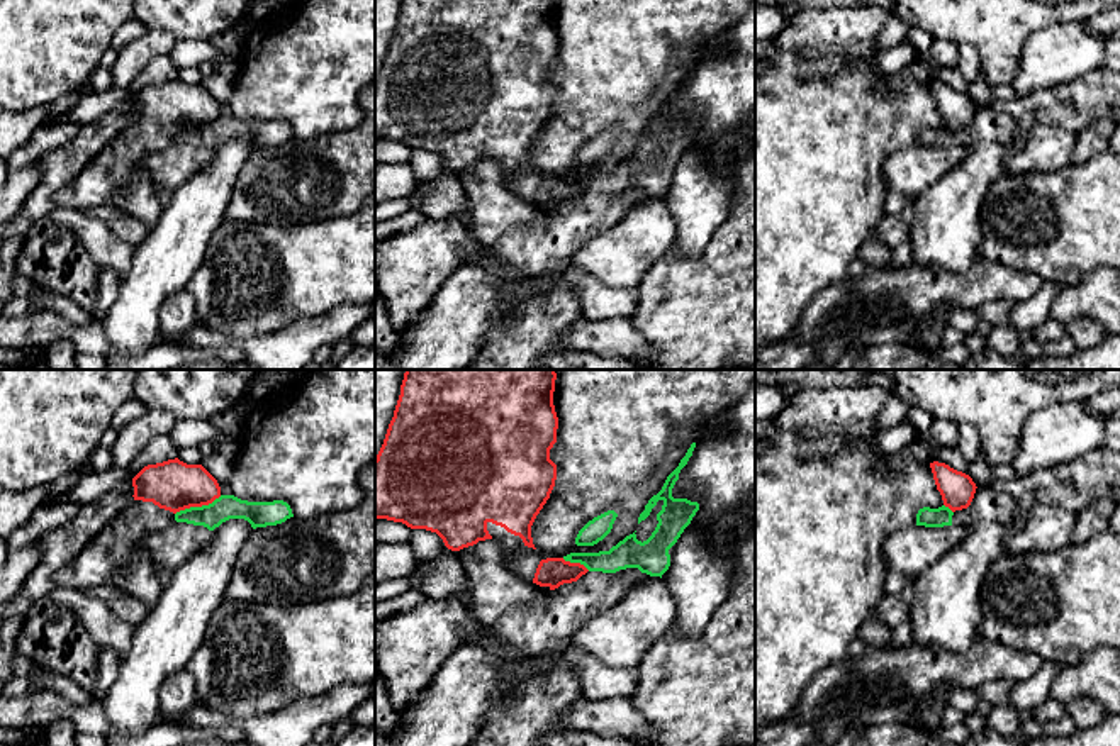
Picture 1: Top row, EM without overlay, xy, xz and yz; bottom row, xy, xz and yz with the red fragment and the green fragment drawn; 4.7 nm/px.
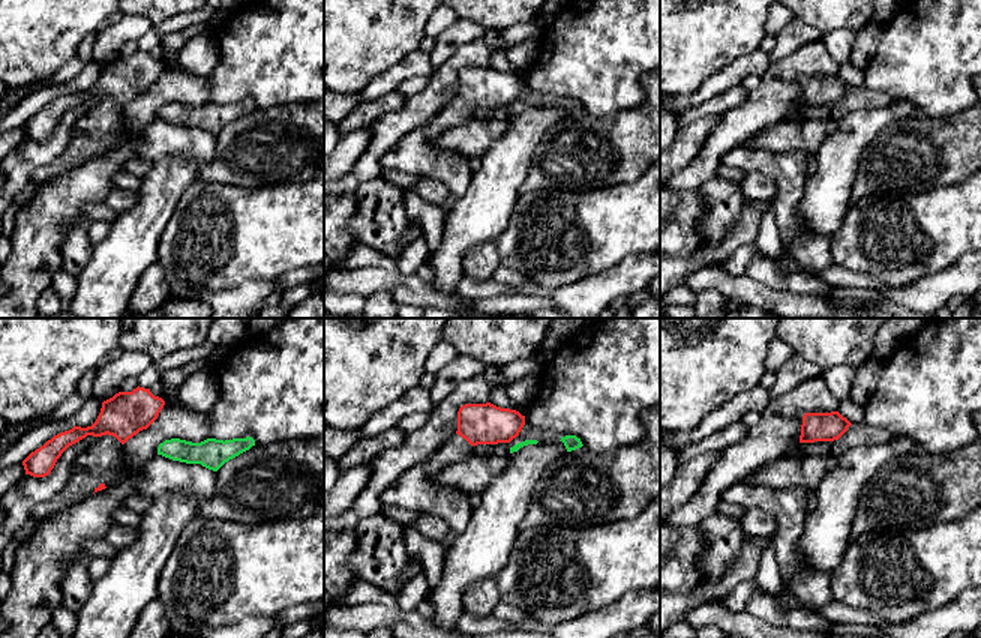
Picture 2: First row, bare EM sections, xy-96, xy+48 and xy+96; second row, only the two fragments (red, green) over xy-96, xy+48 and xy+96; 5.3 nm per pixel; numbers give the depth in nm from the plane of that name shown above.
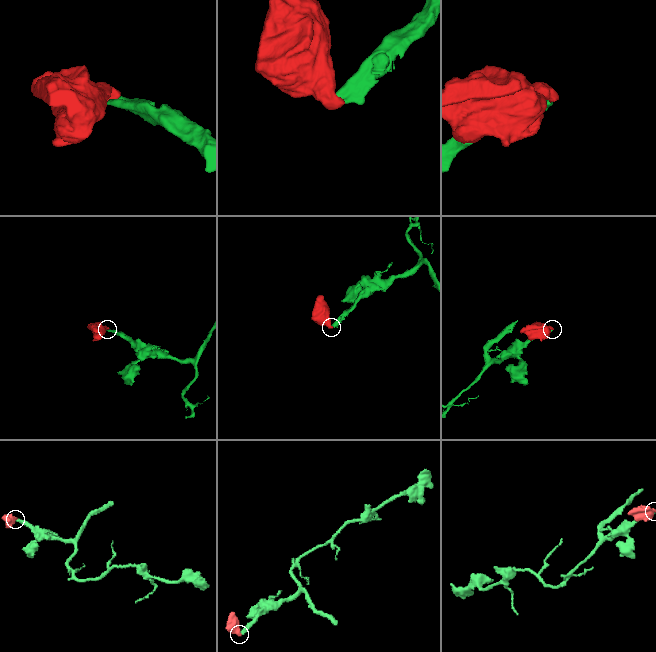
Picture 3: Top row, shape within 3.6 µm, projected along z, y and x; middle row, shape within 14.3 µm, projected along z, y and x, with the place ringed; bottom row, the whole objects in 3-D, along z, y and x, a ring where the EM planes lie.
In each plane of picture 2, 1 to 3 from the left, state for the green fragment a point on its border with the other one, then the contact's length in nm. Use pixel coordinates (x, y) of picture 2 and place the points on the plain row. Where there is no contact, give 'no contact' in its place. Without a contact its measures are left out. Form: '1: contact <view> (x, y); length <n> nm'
1: no contact
2: no contact
3: no contact

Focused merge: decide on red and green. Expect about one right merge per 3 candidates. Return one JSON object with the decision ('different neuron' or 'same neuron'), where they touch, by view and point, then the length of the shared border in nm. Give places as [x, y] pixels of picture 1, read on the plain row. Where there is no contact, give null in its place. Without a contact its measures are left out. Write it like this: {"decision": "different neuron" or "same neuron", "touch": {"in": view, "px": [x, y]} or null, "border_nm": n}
{"decision": "different neuron", "touch": {"in": "xy", "px": [197, 126]}, "border_nm": 240}

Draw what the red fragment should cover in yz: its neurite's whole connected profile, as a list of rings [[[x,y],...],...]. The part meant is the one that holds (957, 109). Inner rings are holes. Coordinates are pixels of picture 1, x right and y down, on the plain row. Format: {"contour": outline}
{"contour": [[[938,81],[930,83],[930,88],[944,125],[952,132],[967,129],[977,109],[972,98]]]}

